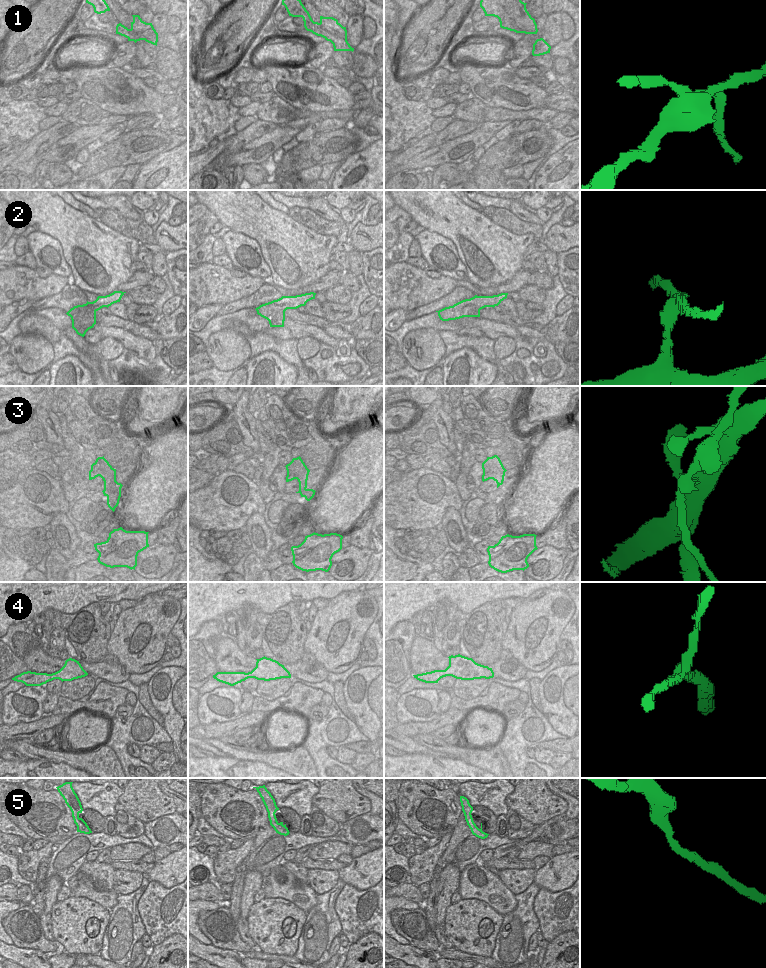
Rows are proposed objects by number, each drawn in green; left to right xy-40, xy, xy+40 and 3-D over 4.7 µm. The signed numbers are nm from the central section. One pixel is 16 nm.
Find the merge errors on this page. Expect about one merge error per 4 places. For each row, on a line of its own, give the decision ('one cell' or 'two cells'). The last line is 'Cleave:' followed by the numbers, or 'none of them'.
1: one cell
2: two cells
3: two cells
4: one cell
5: one cell
Cleave: 2, 3

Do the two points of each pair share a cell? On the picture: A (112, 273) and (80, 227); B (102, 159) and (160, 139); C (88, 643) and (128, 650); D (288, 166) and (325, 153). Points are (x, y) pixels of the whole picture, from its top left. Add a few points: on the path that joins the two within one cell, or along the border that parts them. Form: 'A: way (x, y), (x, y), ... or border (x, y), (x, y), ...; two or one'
A: way (101, 262), (100, 257), (83, 238); one
B: way (116, 153), (138, 152), (146, 144); one
C: border (111, 632), (107, 643), (107, 653); two
D: way (297, 159), (309, 153), (316, 153); one

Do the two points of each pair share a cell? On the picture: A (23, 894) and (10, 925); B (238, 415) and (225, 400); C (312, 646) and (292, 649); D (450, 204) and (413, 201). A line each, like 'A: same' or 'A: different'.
A: different
B: different
C: different
D: same

